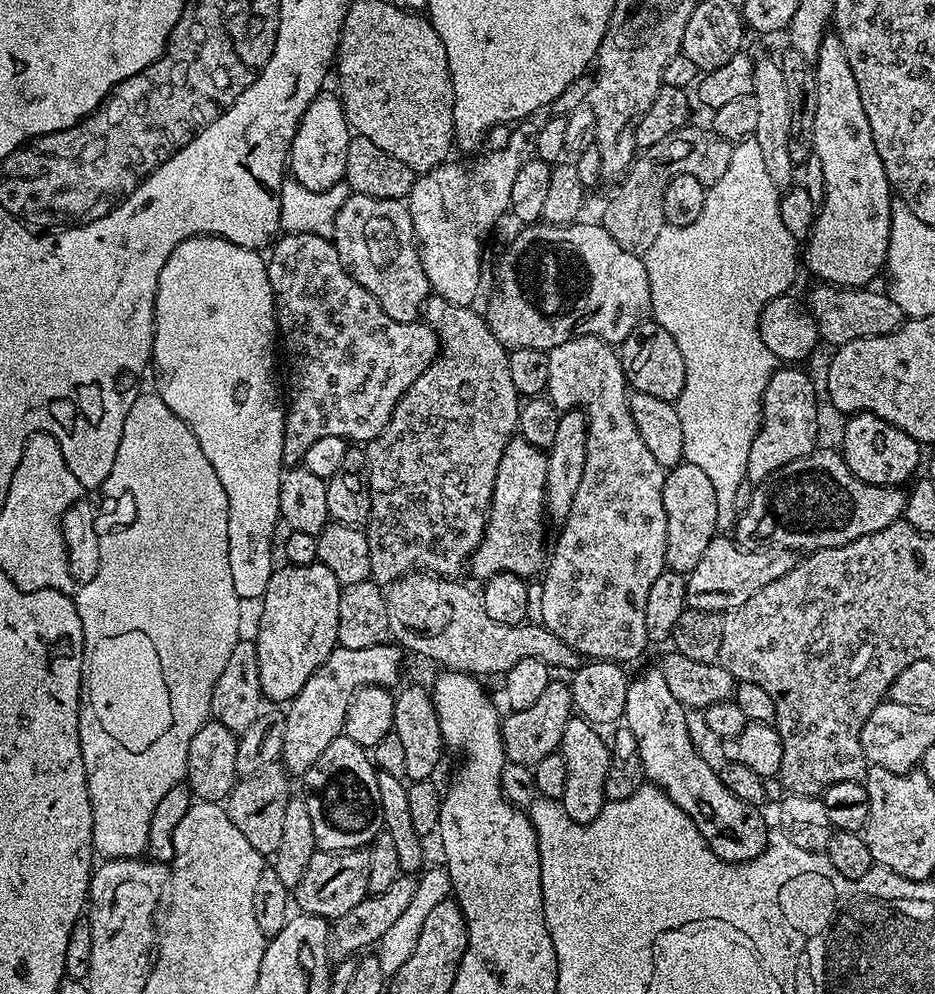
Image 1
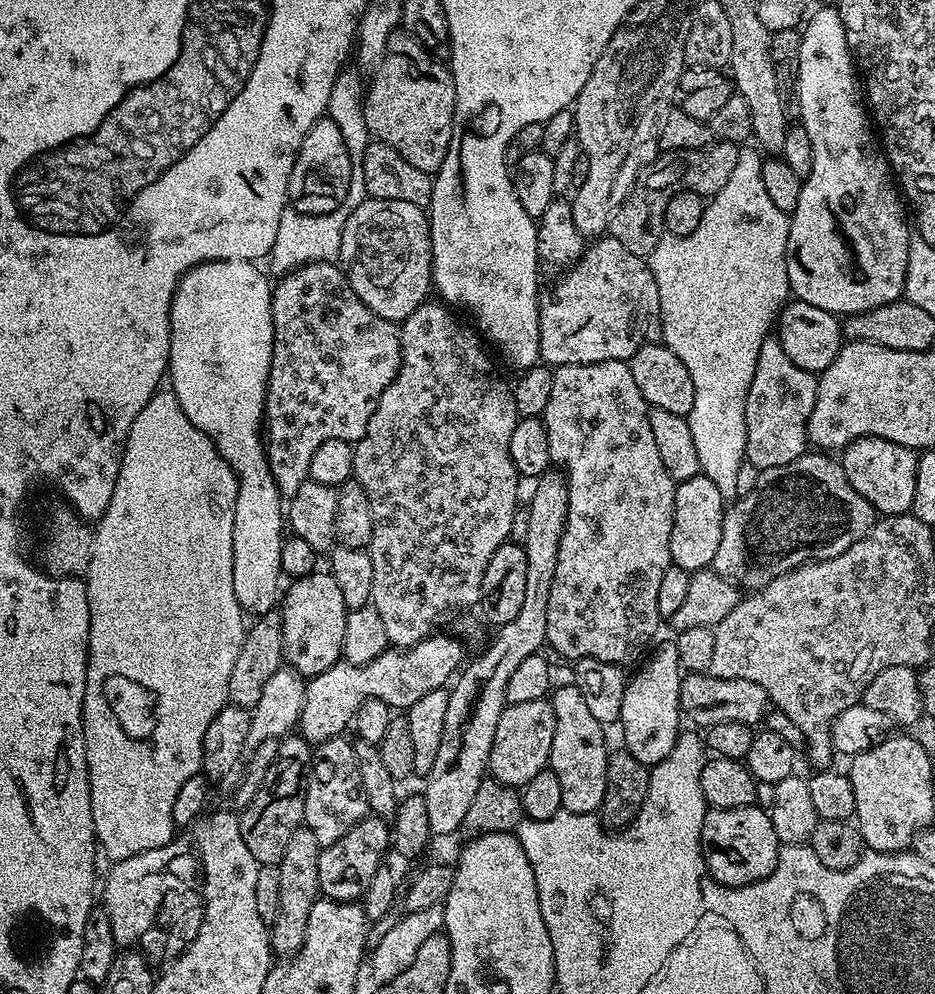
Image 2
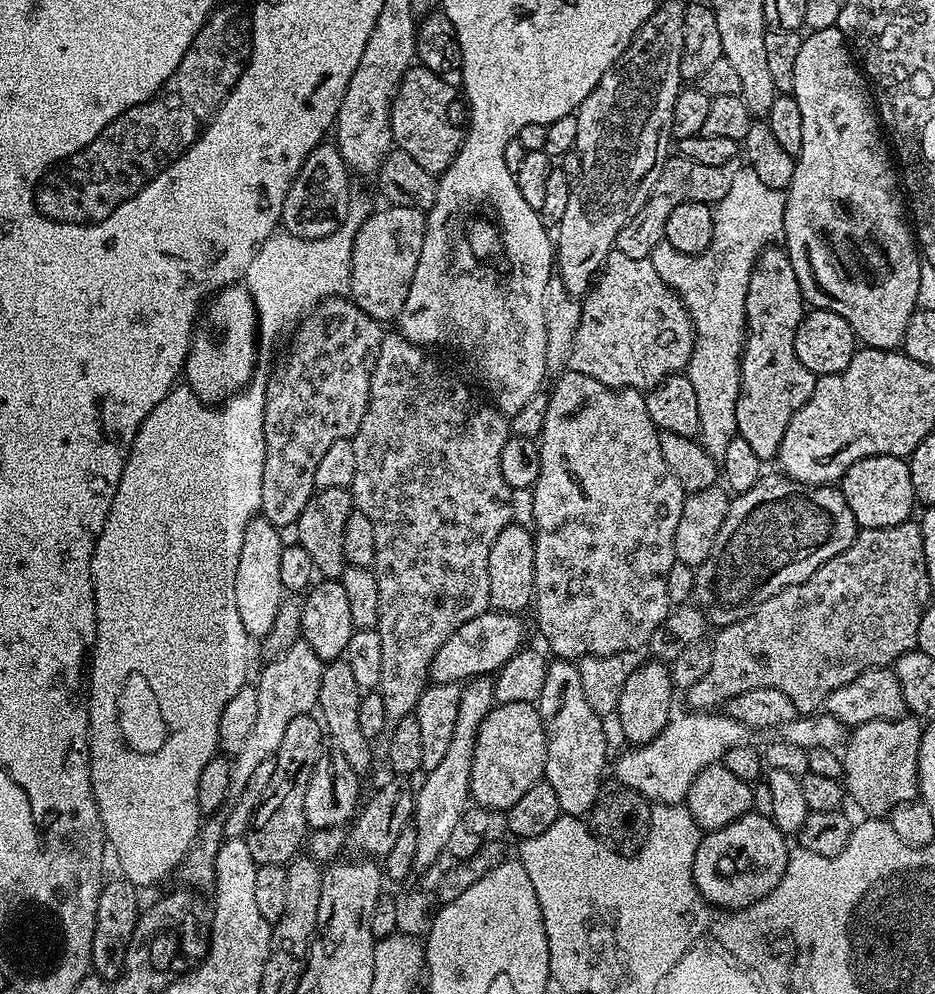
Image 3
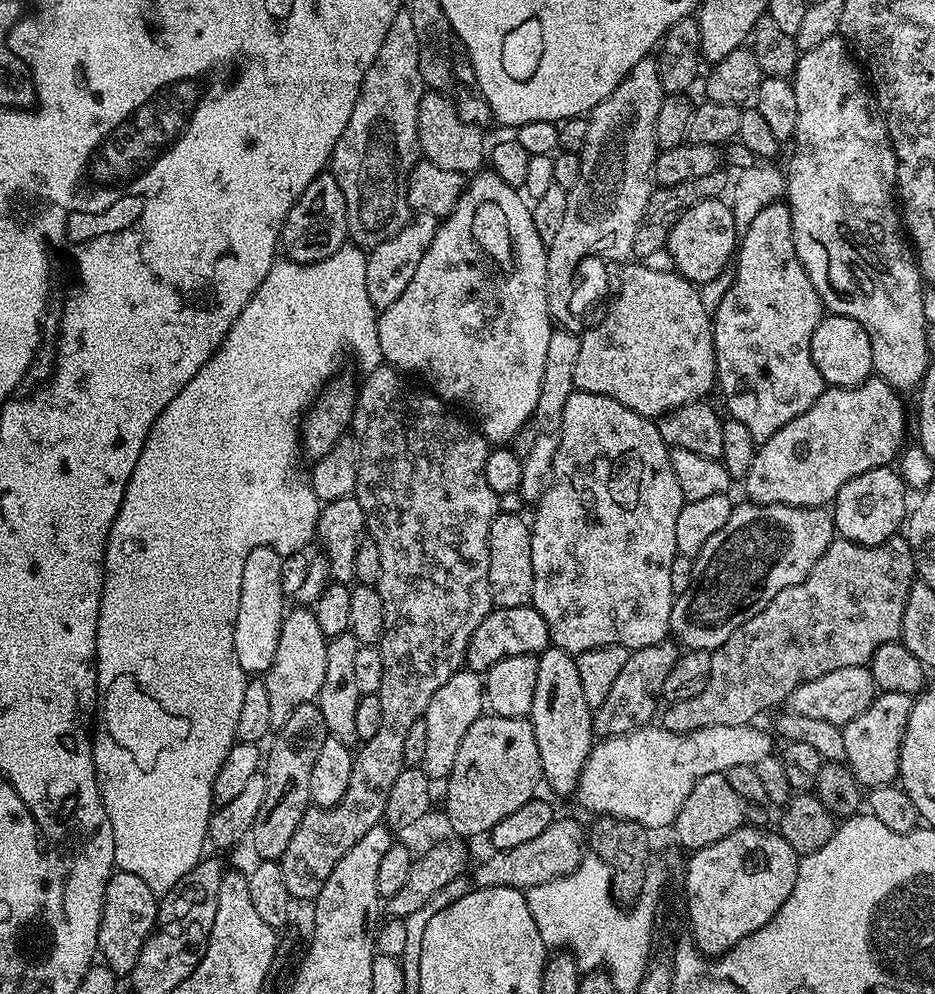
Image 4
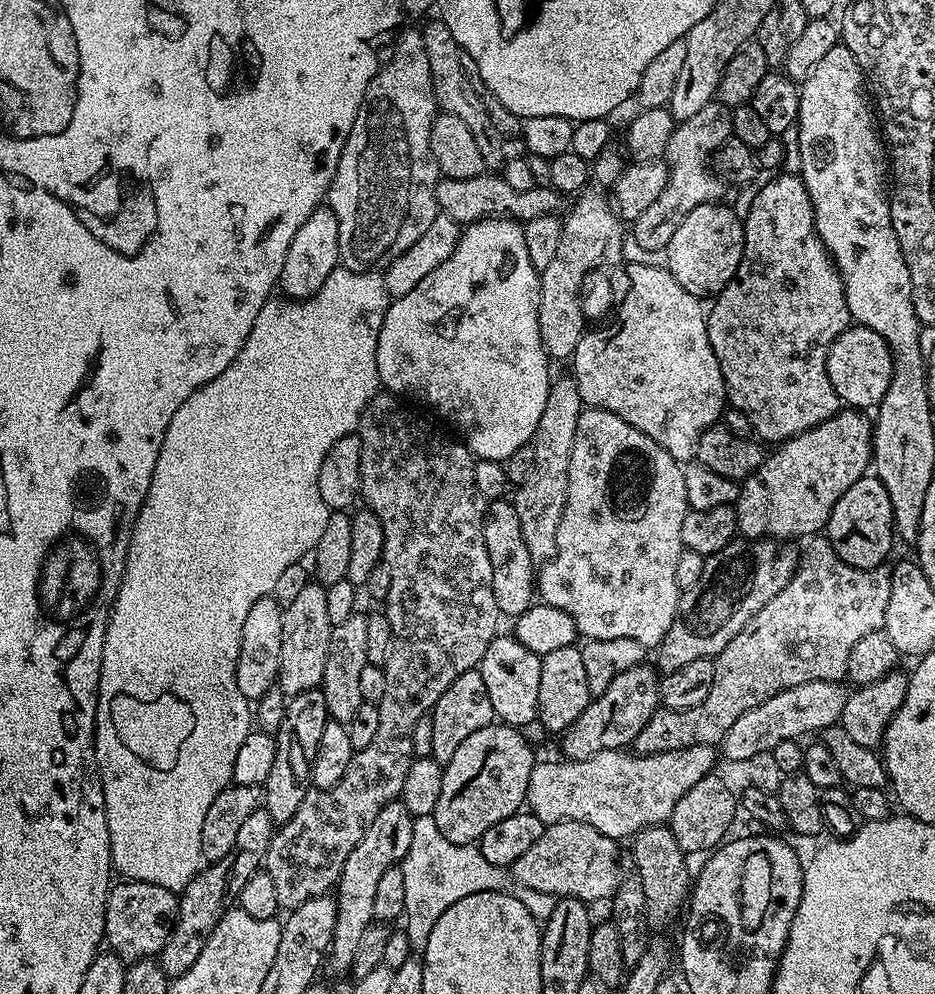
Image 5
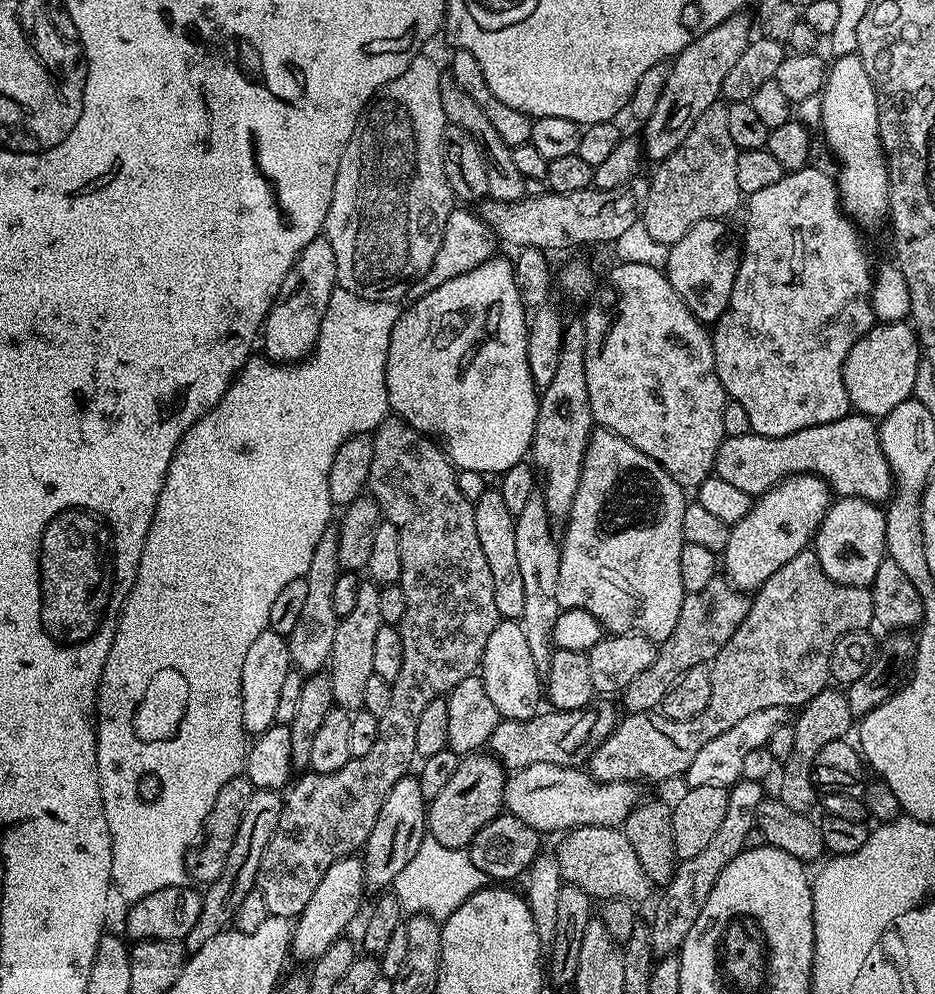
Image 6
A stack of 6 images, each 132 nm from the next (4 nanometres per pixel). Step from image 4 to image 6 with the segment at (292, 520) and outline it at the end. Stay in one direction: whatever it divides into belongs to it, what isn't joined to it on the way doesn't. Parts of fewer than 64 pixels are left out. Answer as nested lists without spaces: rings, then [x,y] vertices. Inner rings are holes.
[[[336,287],[330,294],[326,318],[322,318],[322,330],[312,355],[290,364],[278,364],[263,355],[253,355],[240,369],[226,394],[190,428],[176,447],[174,458],[166,470],[150,530],[146,534],[136,581],[116,623],[114,642],[102,670],[100,691],[96,698],[96,765],[106,822],[112,835],[112,882],[115,891],[120,891],[121,898],[127,902],[141,900],[146,898],[146,894],[154,894],[158,890],[183,888],[189,883],[190,877],[184,865],[186,854],[203,833],[210,806],[214,806],[214,798],[218,798],[218,790],[222,790],[230,778],[244,772],[250,736],[244,731],[242,722],[242,661],[250,651],[254,638],[269,631],[270,610],[278,594],[288,583],[303,580],[308,575],[310,558],[314,558],[314,550],[322,534],[329,531],[331,524],[328,523],[334,511],[330,498],[330,465],[334,463],[334,454],[338,454],[338,446],[355,436],[375,432],[377,426],[389,419],[388,351],[401,311],[397,301],[358,298],[358,294]]]

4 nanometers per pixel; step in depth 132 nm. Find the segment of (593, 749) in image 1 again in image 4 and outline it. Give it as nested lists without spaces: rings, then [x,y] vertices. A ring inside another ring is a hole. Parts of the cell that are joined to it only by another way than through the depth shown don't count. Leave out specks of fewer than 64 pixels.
[[[549,646],[538,656],[538,686],[534,686],[534,706],[531,722],[534,742],[538,742],[538,758],[545,785],[549,784],[560,796],[575,793],[582,770],[592,753],[594,709],[582,694],[578,666],[573,653]]]

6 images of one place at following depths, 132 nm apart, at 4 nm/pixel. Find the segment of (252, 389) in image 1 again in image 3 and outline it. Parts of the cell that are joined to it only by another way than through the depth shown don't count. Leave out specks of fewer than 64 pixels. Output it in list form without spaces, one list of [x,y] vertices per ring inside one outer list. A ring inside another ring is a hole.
[[[229,286],[220,289],[207,301],[199,317],[198,327],[192,333],[192,345],[182,373],[187,387],[205,404],[213,406],[233,396],[253,379],[256,340],[258,341],[256,307],[247,287]],[[259,514],[246,526],[246,534],[242,534],[242,554],[238,554],[238,574],[234,578],[234,602],[238,602],[238,618],[242,618],[242,626],[252,638],[270,634],[278,606],[286,595],[279,572],[280,556],[285,546],[280,536],[281,529],[266,522],[266,518]]]

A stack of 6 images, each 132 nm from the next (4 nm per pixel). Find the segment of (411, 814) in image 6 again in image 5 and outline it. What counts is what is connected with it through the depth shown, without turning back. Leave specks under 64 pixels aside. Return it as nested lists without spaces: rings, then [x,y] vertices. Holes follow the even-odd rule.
[[[391,800],[370,822],[370,830],[362,837],[362,842],[354,846],[350,858],[340,871],[340,878],[334,889],[334,899],[338,918],[334,922],[334,934],[332,935],[332,947],[330,949],[330,964],[336,968],[347,969],[354,958],[354,950],[358,950],[358,941],[362,934],[374,922],[374,886],[386,874],[388,868],[394,868],[404,859],[406,850],[410,850],[410,834],[412,833],[412,821],[414,817],[410,810],[399,800]]]

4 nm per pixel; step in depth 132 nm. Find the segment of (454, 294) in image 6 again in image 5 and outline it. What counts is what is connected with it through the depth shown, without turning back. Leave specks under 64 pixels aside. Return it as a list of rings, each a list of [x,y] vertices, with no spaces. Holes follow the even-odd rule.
[[[489,218],[486,220],[475,220],[473,224],[467,225],[460,233],[460,240],[456,243],[454,254],[438,270],[430,270],[410,294],[402,294],[395,297],[389,303],[384,315],[384,330],[382,333],[382,384],[389,393],[409,401],[421,400],[429,404],[444,420],[449,420],[462,437],[462,443],[472,452],[476,460],[498,460],[505,461],[518,450],[518,446],[529,443],[536,435],[538,418],[542,418],[542,409],[546,407],[548,397],[548,364],[550,357],[544,349],[542,334],[538,326],[538,302],[540,301],[540,272],[530,262],[530,253],[526,251],[526,238],[523,227],[517,221],[507,218]]]

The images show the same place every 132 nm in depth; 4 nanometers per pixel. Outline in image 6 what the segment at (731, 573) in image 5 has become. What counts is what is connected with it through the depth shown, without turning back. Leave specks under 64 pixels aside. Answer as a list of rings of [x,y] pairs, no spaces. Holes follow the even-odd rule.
[[[724,578],[710,582],[710,586],[697,592],[685,595],[682,610],[678,614],[678,622],[674,622],[674,630],[670,638],[659,641],[654,662],[650,662],[647,670],[637,674],[622,693],[625,713],[650,712],[659,709],[662,698],[674,686],[676,678],[686,670],[699,664],[708,664],[726,646],[730,634],[738,630],[738,626],[746,618],[750,600],[745,593],[731,587]]]

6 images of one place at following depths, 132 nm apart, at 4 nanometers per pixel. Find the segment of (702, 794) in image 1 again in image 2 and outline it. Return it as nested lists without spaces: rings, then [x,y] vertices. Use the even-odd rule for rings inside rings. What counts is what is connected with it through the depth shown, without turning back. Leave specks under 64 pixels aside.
[[[668,642],[652,657],[650,656],[635,669],[636,673],[628,676],[626,694],[622,694],[622,714],[618,721],[618,728],[624,731],[623,747],[638,762],[647,766],[662,762],[670,754],[670,750],[674,750],[674,746],[681,739],[680,720],[682,721],[680,710],[682,669],[676,645]],[[757,806],[708,808],[702,822],[700,844],[704,848],[708,873],[728,888],[741,888],[769,876],[782,847],[778,834],[774,834],[771,815]]]

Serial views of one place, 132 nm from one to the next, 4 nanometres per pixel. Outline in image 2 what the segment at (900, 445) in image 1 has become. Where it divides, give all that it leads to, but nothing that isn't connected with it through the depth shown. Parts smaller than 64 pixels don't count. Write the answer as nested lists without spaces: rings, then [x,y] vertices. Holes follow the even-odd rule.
[[[860,436],[850,442],[839,457],[840,465],[844,467],[846,478],[866,502],[870,502],[872,509],[880,516],[903,516],[911,513],[914,502],[914,474],[916,473],[917,453],[906,446],[898,446],[898,442],[890,442],[886,438],[877,436]]]

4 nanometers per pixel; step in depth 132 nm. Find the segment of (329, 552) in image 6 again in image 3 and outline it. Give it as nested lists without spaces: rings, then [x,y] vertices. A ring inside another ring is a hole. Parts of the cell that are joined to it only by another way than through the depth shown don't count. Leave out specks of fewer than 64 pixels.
[[[298,639],[286,654],[275,656],[263,666],[264,673],[260,681],[255,681],[258,690],[258,719],[254,721],[254,730],[250,730],[246,738],[246,746],[231,757],[232,773],[230,774],[229,801],[242,798],[242,790],[246,790],[246,782],[250,782],[250,774],[267,760],[275,757],[278,746],[282,746],[282,738],[286,735],[286,725],[293,718],[307,716],[320,703],[320,687],[322,686],[322,670],[325,661],[314,654],[314,650],[304,639]]]

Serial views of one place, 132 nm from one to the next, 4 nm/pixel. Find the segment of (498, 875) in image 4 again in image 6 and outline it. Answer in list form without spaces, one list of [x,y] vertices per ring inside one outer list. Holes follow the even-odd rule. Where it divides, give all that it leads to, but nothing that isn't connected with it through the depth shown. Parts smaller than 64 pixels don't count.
[[[619,827],[573,828],[561,840],[564,841],[561,842],[560,849],[555,849],[554,855],[560,863],[564,884],[578,886],[587,896],[600,902],[613,898],[639,902],[647,898],[648,891],[653,891],[654,885],[646,870],[642,870],[642,862],[638,862],[634,846],[630,846],[626,834]]]

